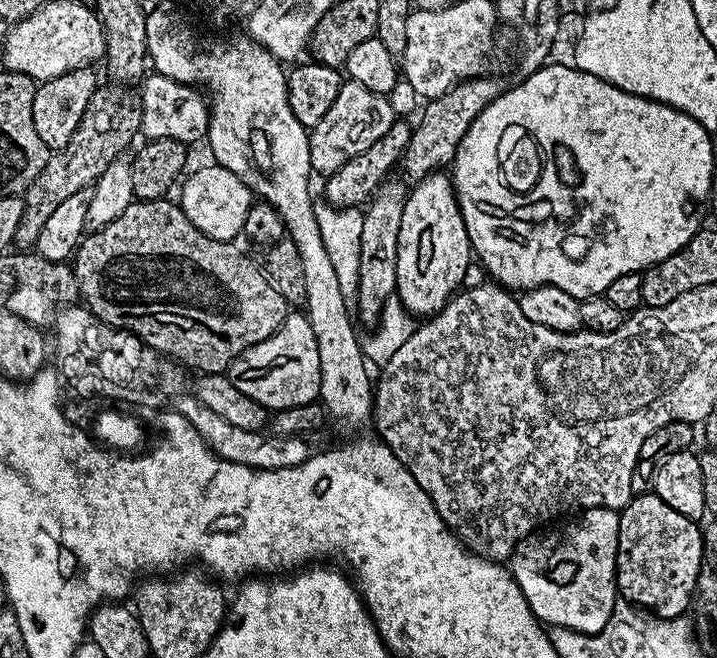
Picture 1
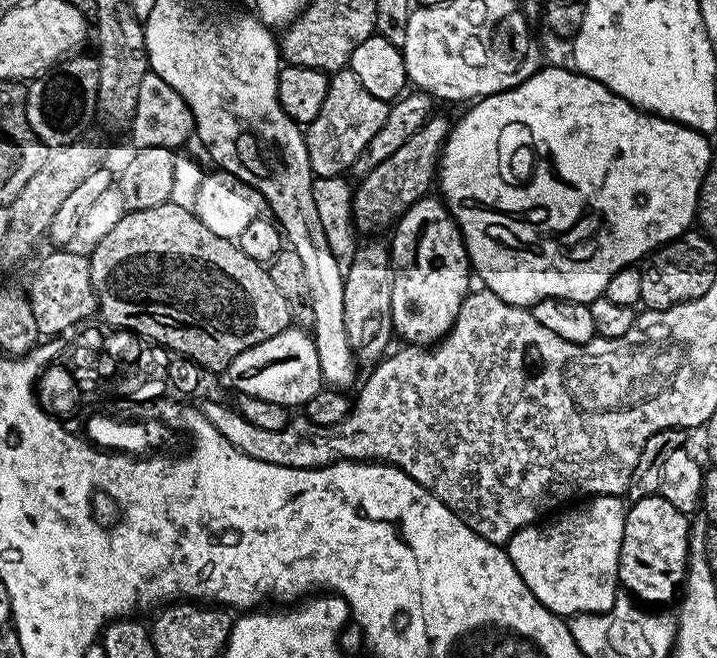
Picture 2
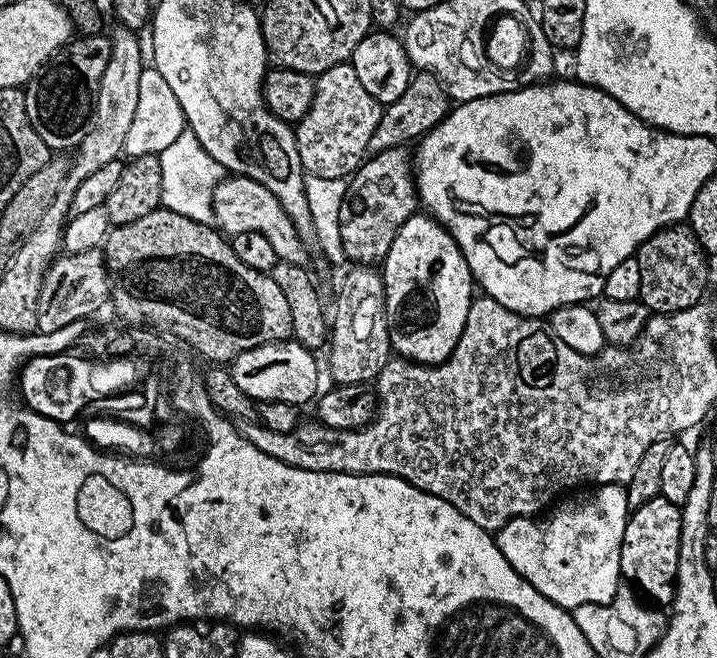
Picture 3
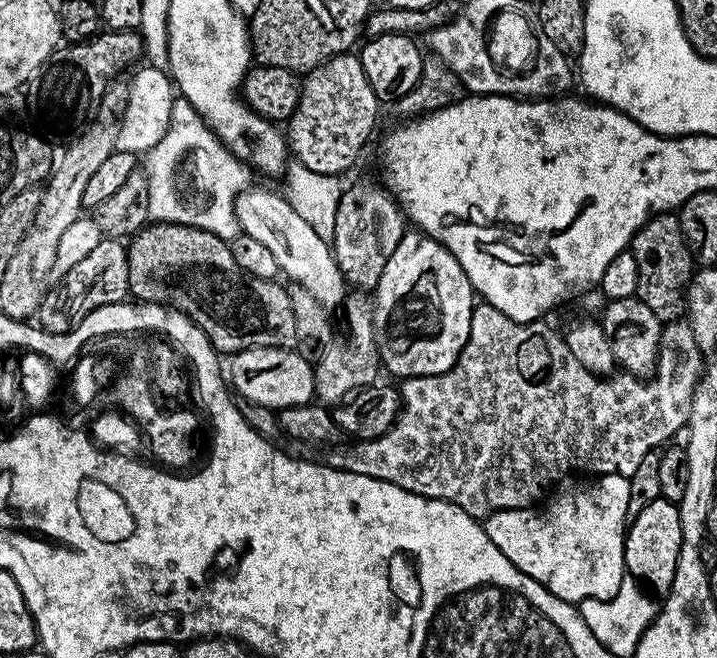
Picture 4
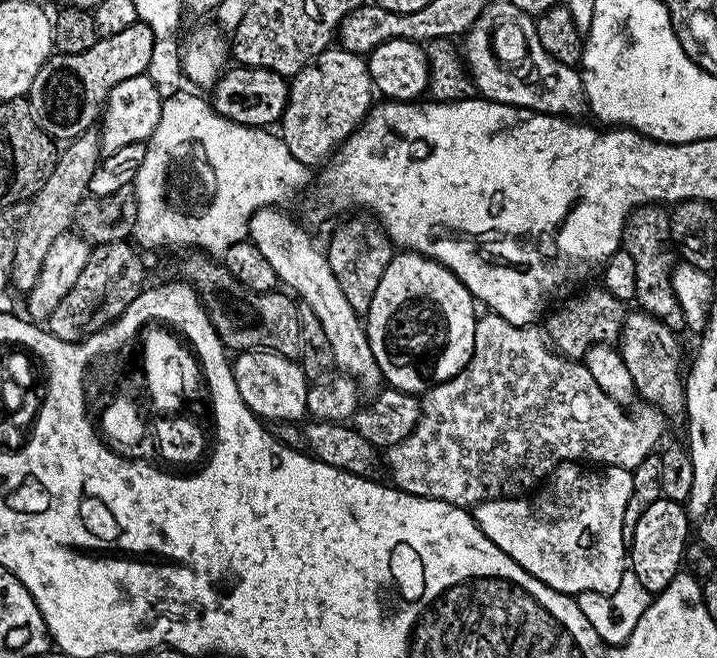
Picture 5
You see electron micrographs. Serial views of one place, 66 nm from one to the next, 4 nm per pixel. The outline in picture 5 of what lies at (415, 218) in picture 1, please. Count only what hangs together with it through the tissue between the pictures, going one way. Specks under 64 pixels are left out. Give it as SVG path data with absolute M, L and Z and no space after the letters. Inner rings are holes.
M407 250L393 255L366 314L368 345L370 350L374 350L383 383L400 392L423 394L459 374L474 354L474 330L478 317L474 314L473 299L467 286L449 268L429 256Z

